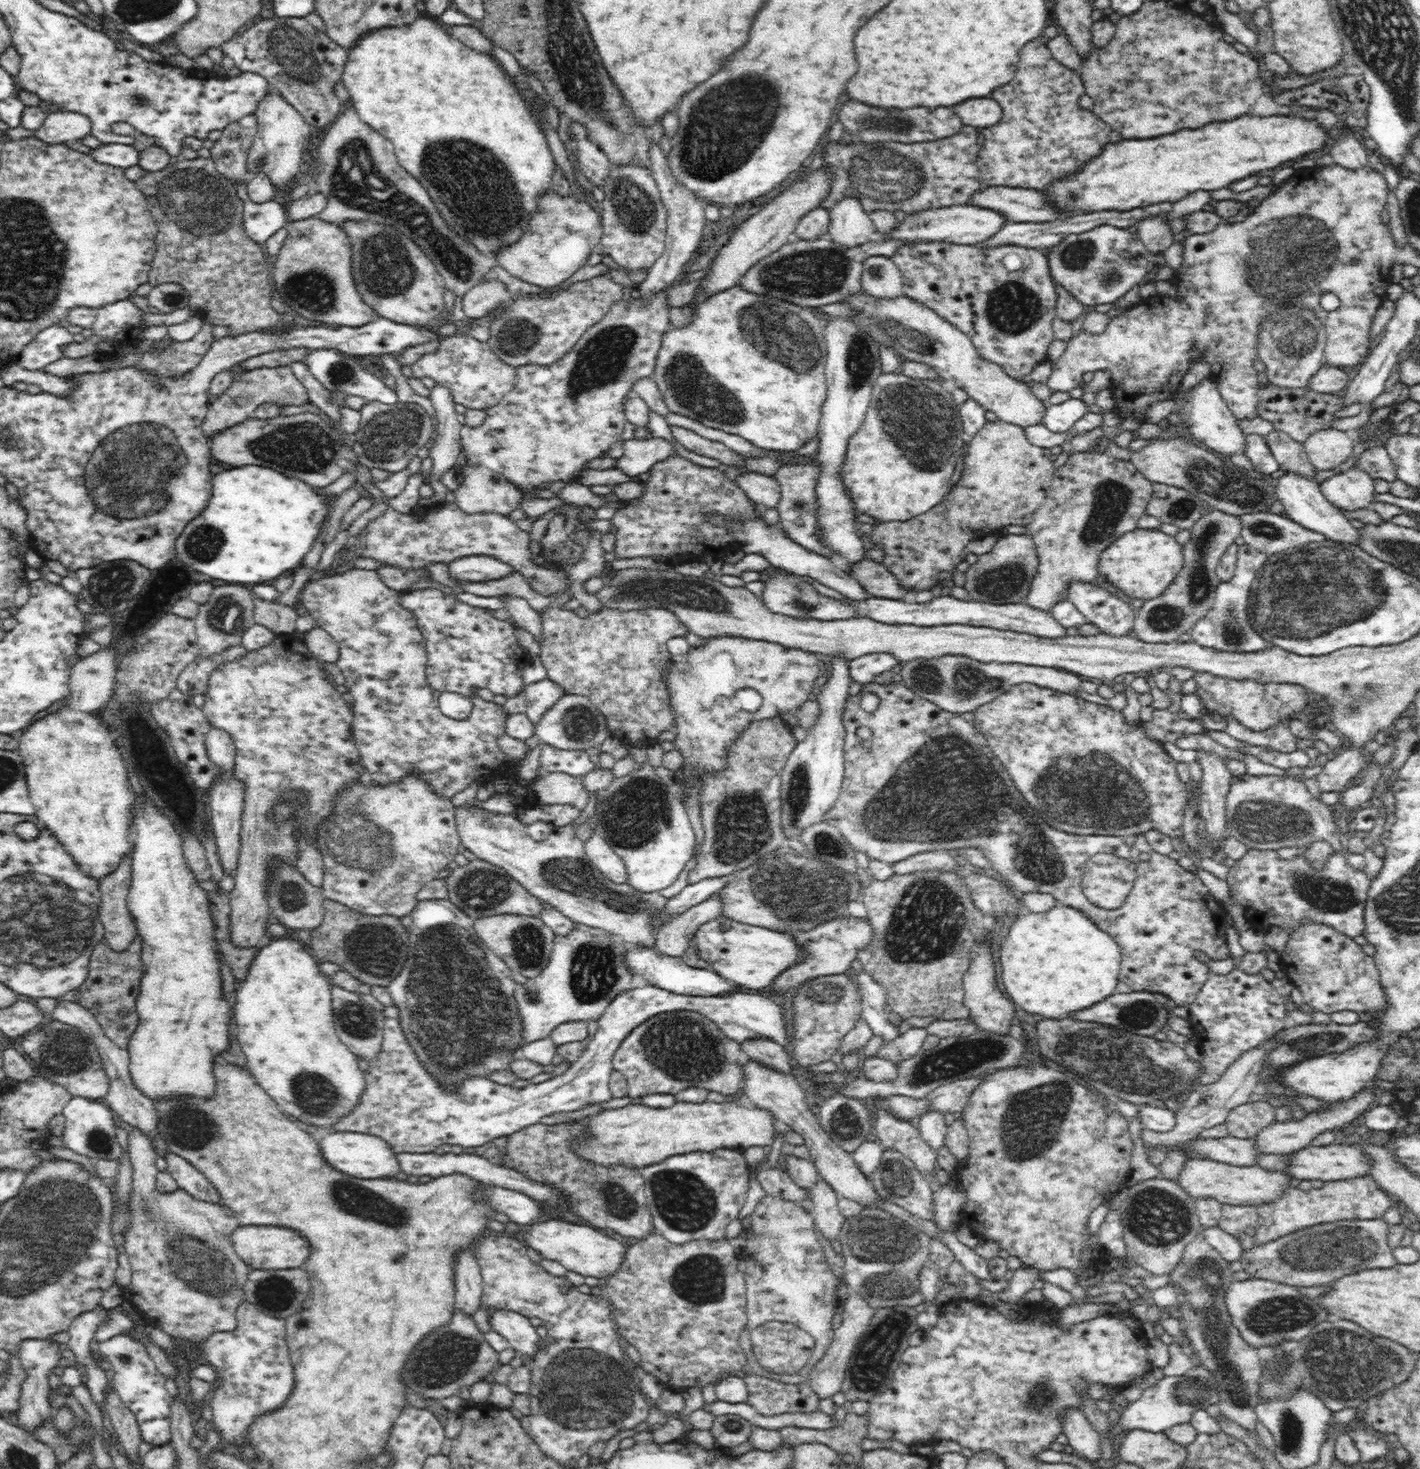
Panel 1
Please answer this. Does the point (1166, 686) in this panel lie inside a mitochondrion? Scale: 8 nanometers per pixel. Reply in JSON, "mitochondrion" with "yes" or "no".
{"mitochondrion":"no"}

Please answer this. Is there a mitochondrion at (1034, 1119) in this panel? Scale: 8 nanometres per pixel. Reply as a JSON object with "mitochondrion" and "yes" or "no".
{"mitochondrion":"yes"}

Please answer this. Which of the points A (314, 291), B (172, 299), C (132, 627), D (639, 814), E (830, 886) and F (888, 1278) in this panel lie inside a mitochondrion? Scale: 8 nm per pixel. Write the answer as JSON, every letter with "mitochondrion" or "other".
{"A":"mitochondrion","B":"mitochondrion","C":"mitochondrion","D":"mitochondrion","E":"mitochondrion","F":"mitochondrion"}

